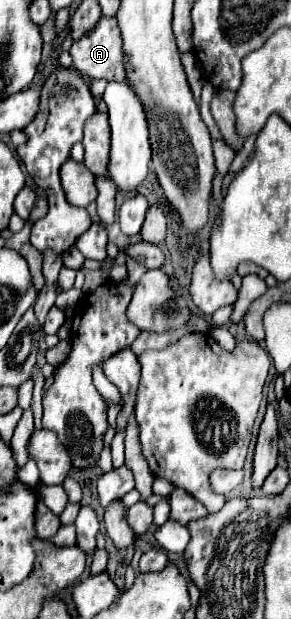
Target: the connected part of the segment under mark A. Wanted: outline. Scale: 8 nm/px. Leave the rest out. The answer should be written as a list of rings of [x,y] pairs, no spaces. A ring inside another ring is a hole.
[[[101,17],[99,23],[71,47],[73,67],[87,79],[125,81],[125,57],[117,19]]]

